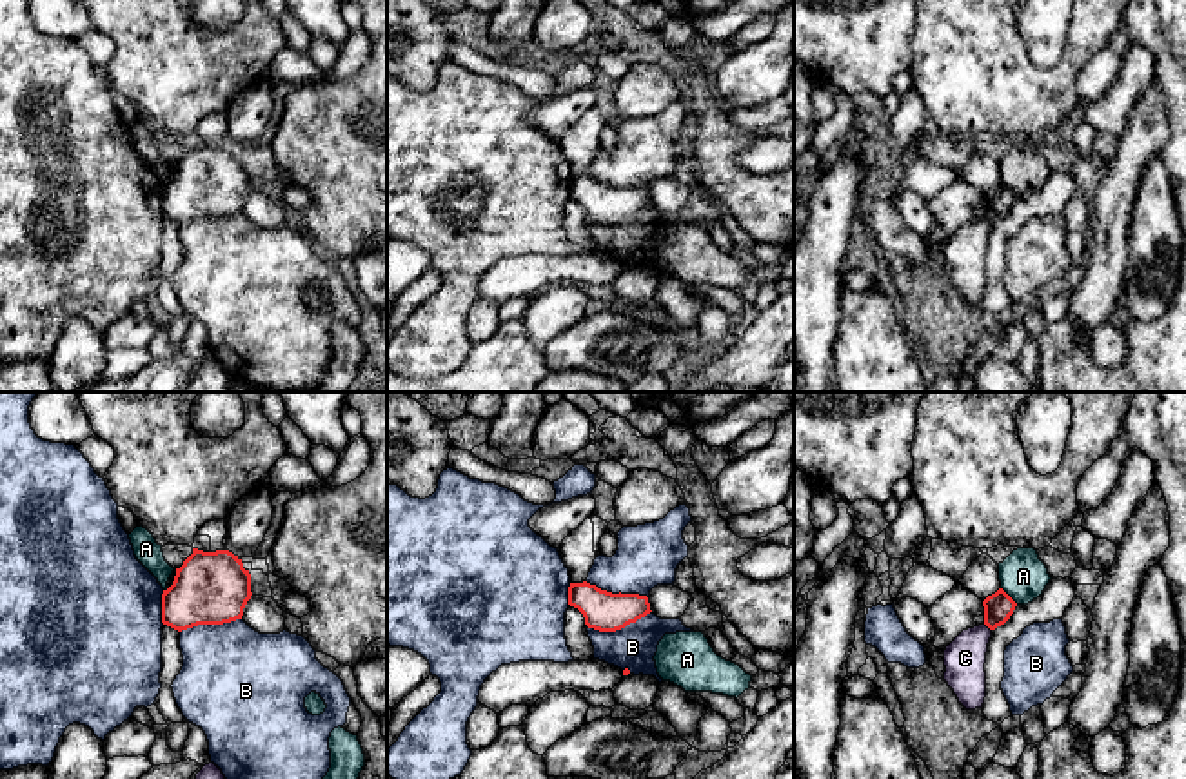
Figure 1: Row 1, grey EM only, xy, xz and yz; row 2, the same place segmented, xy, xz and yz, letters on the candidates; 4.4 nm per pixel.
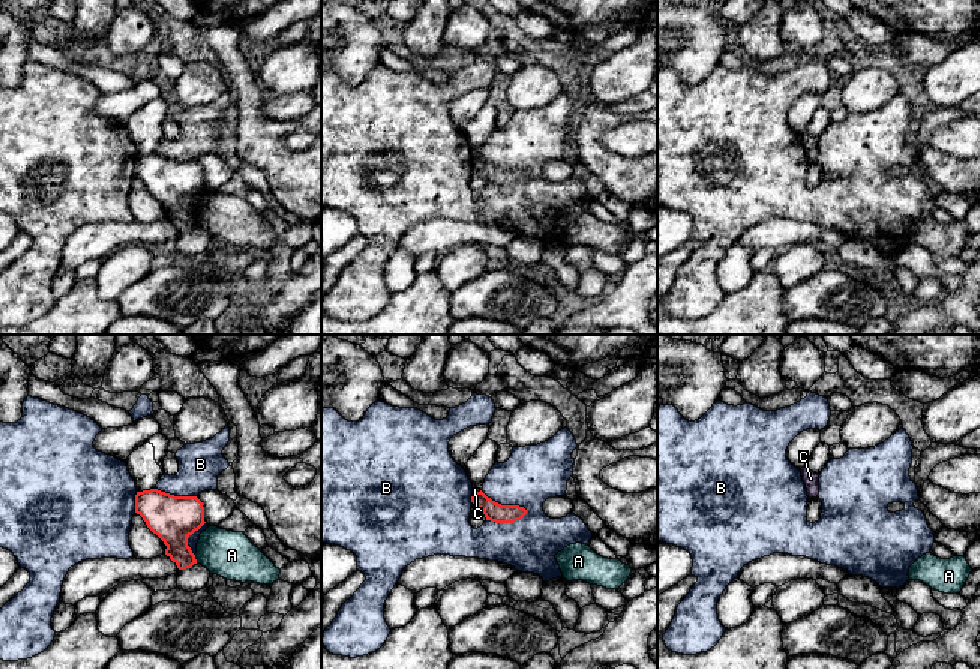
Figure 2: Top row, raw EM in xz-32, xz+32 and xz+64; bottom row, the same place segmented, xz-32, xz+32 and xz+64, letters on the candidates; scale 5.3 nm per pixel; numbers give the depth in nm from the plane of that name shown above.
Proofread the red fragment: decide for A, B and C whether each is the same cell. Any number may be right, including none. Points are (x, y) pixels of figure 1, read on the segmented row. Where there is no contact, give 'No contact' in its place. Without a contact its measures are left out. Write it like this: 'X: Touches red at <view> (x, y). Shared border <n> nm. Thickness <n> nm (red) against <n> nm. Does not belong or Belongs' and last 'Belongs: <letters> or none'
A: Touches red at yz (1008, 596). Shared border 110 nm. Thickness 130 nm (red) against 220 nm. Does not belong
B: Touches red at xz (618, 629). Shared border 300 nm. Thickness 180 nm (red) against 190 nm. Does not belong
C: Touches red at yz (987, 625). Shared border 50 nm. Thickness 130 nm (red) against 180 nm. Does not belong
Belongs: none

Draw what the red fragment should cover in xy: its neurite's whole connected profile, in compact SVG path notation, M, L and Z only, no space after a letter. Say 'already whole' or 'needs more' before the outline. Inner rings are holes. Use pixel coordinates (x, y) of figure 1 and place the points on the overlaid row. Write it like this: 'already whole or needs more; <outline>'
already whole; M193 548L162 594L162 623L178 632L231 623L242 619L251 596L251 574L238 556Z

